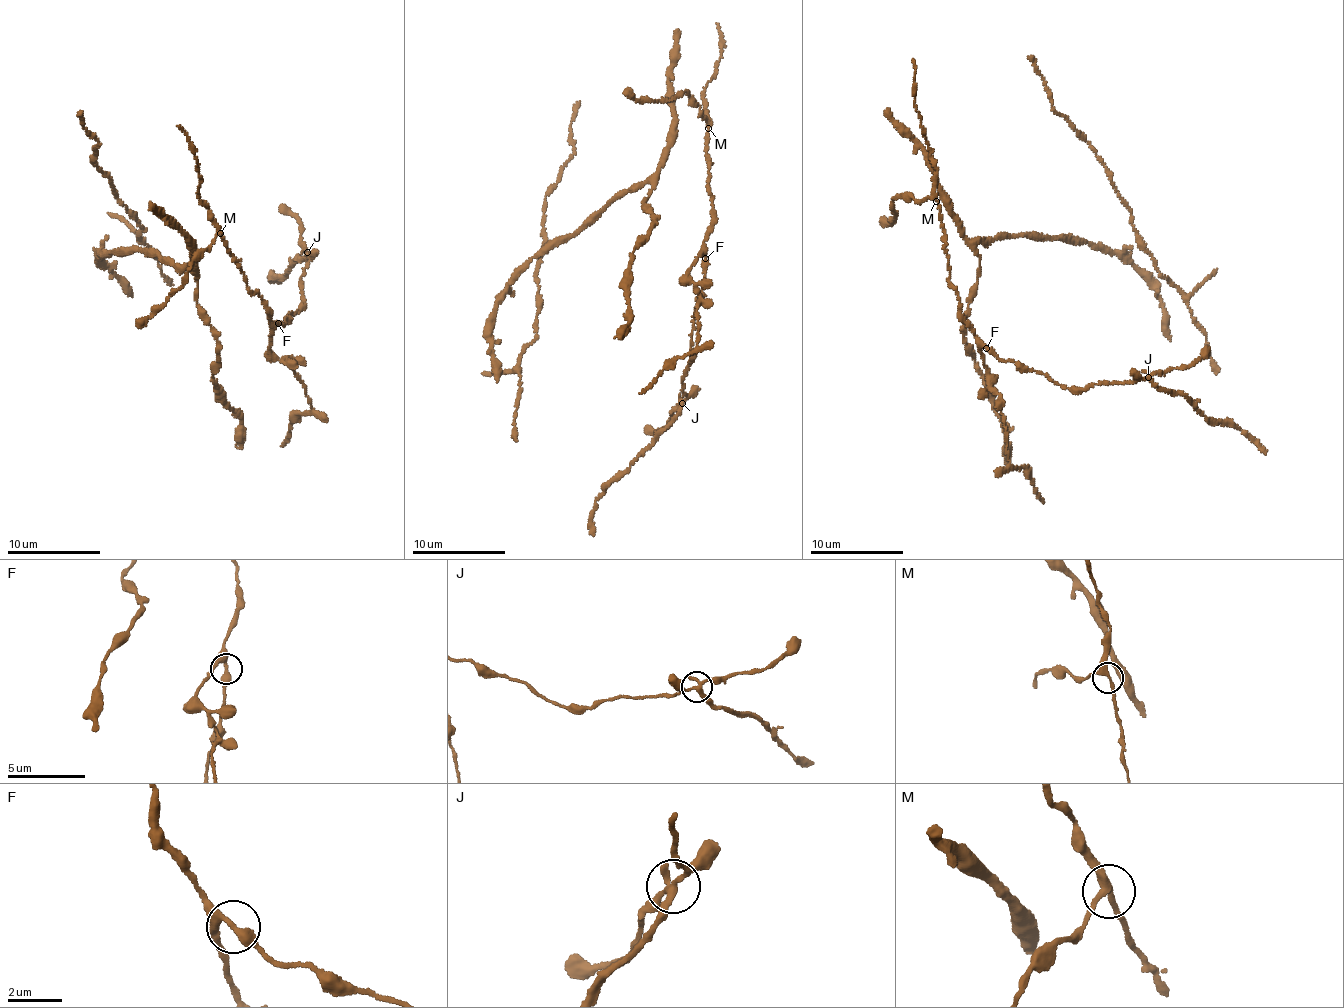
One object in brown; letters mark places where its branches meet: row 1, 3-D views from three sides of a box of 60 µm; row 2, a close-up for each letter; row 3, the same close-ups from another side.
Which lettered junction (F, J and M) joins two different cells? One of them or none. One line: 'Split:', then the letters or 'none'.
Split: J

